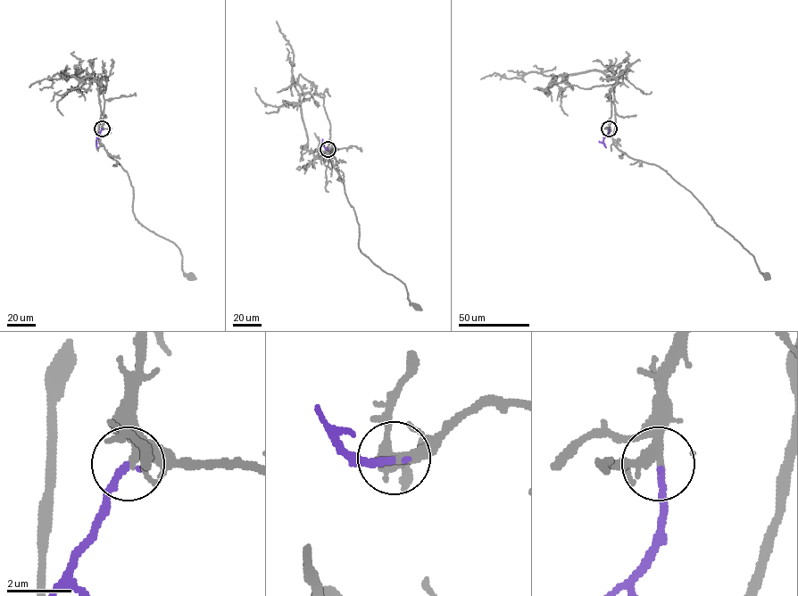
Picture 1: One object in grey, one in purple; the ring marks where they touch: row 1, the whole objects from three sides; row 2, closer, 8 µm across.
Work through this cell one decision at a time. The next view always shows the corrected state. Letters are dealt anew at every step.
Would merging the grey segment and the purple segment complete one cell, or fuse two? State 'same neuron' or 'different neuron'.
same neuron

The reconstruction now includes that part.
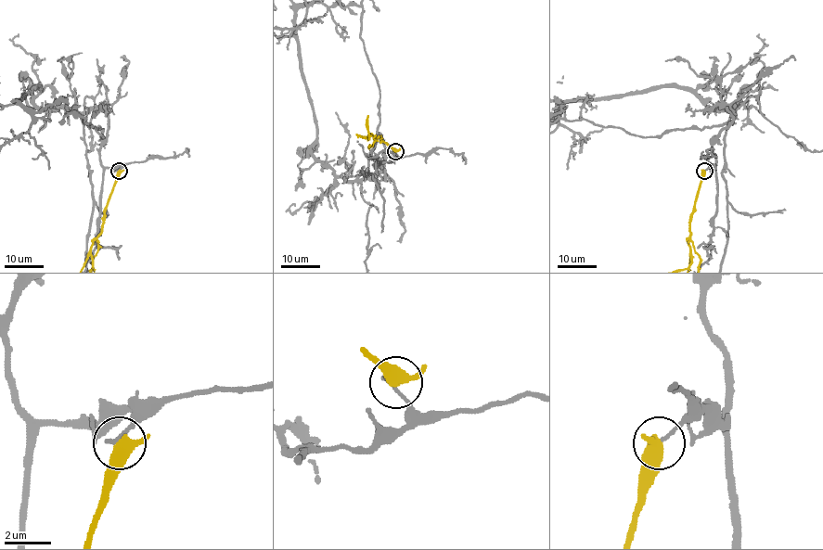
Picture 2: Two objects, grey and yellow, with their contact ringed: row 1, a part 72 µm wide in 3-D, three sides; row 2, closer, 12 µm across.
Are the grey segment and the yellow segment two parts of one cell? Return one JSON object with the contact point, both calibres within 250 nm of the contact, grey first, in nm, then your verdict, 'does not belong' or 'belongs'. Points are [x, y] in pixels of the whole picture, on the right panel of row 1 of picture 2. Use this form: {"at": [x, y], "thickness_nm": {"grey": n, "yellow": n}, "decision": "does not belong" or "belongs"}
{"at": [704, 171], "thickness_nm": {"grey": 160, "yellow": 460}, "decision": "does not belong"}

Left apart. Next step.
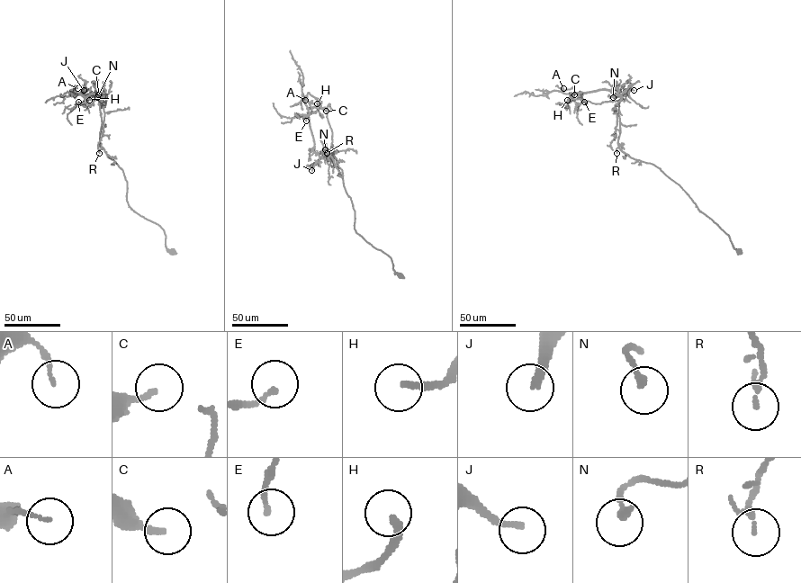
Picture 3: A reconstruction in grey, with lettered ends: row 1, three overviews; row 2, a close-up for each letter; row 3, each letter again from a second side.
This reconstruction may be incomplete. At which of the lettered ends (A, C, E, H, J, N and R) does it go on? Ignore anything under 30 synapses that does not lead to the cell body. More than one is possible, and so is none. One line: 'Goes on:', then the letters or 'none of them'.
Goes on: J

